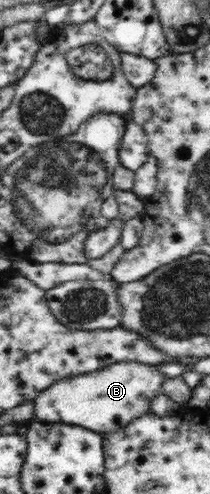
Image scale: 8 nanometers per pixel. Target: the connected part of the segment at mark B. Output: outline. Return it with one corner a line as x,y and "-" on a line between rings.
138,361
114,362
94,373
54,381
49,388
38,393
34,400
34,413
37,420
45,423
72,424
111,434
150,410
149,402
161,393
165,379
159,366

